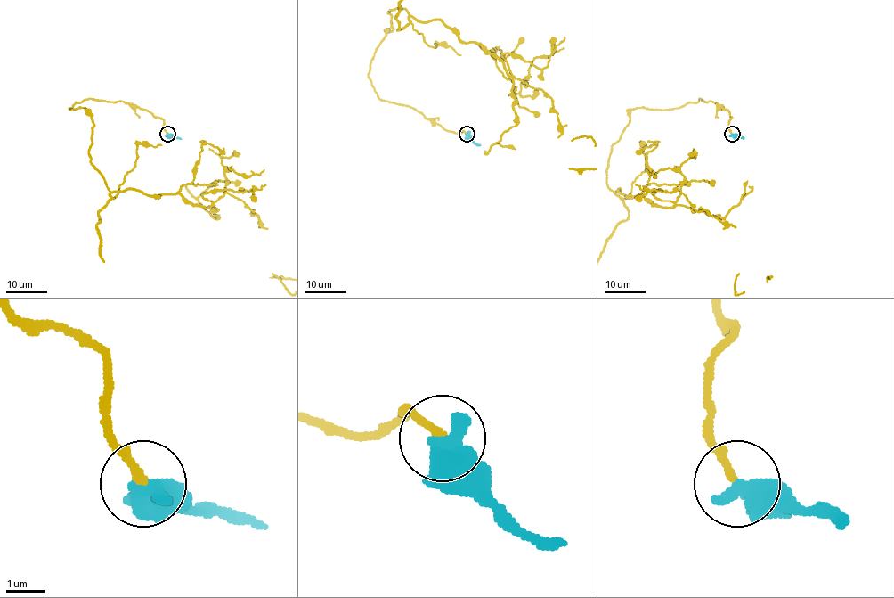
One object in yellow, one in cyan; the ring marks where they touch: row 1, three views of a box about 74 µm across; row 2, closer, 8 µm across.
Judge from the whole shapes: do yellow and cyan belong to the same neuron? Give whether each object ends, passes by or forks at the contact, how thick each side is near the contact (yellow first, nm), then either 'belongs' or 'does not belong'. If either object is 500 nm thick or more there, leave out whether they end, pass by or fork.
calibres 190 and 650 nm; belongs

